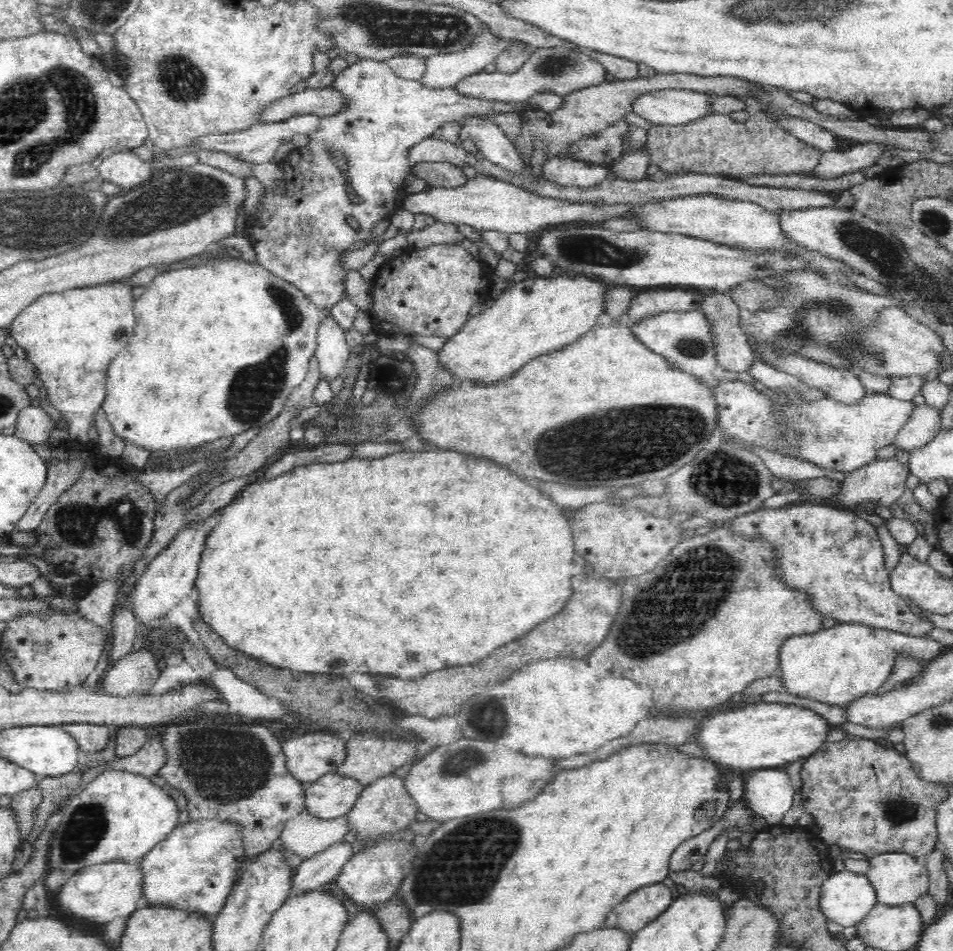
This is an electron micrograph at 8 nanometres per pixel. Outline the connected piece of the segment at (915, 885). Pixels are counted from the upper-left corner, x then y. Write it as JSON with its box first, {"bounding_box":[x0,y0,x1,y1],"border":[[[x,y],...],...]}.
{"bounding_box":[868,852,929,906],"border":[[[901,852],[884,853],[869,859],[868,878],[878,894],[879,903],[892,906],[914,903],[929,890],[929,874],[924,859]]]}

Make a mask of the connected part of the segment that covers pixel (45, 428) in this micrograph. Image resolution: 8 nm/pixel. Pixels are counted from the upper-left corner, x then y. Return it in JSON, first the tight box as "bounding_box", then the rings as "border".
{"bounding_box":[15,405,56,444],"border":[[[32,405],[22,410],[15,435],[32,444],[40,444],[48,442],[56,428],[56,420],[42,406]]]}

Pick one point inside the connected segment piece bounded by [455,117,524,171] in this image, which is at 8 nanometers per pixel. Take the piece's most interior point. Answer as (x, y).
(484, 133)

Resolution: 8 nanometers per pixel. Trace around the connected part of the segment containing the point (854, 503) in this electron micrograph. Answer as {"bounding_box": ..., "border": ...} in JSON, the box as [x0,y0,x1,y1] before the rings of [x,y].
{"bounding_box":[825,456,912,509],"border":[[[896,456],[875,459],[866,464],[866,466],[847,474],[847,478],[844,480],[843,494],[838,498],[825,500],[825,504],[832,505],[833,502],[837,502],[837,504],[843,505],[843,508],[849,506],[861,509],[875,504],[878,506],[890,506],[908,490],[906,484],[908,484],[910,475],[912,475],[910,467],[906,466],[902,460],[898,460]]]}

